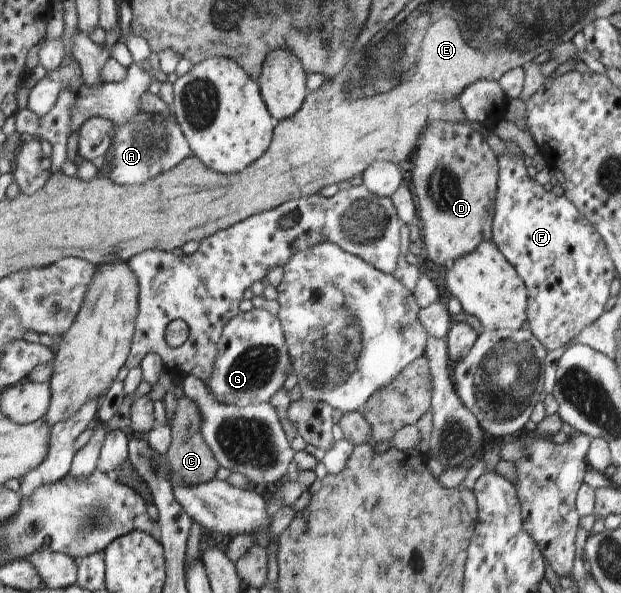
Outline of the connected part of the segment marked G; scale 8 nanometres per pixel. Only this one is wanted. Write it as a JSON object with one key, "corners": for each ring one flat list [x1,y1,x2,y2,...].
{"corners":[[266,309,240,312,225,325,217,342,213,373,207,382,212,396,225,405,257,405,268,403,283,388,293,366,287,351,284,331,278,317]]}

